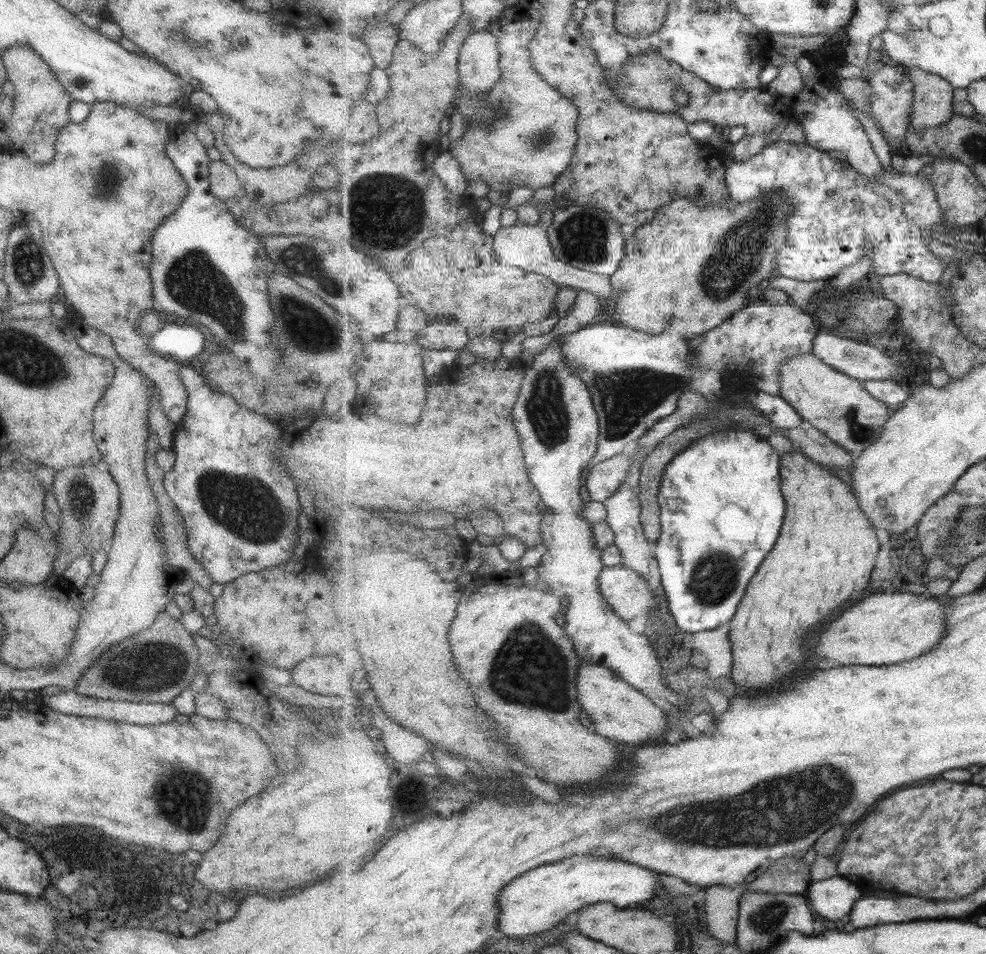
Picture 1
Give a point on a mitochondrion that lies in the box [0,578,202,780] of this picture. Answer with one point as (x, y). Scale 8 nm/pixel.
(161, 671)

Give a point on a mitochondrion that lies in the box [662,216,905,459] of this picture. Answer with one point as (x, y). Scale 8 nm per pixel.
(734, 261)

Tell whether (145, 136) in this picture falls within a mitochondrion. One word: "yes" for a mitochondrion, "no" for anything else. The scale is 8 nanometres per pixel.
no

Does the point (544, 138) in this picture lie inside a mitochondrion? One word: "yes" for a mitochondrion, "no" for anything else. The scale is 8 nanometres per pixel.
yes

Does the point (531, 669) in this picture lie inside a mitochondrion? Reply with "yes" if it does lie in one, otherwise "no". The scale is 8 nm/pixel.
yes

